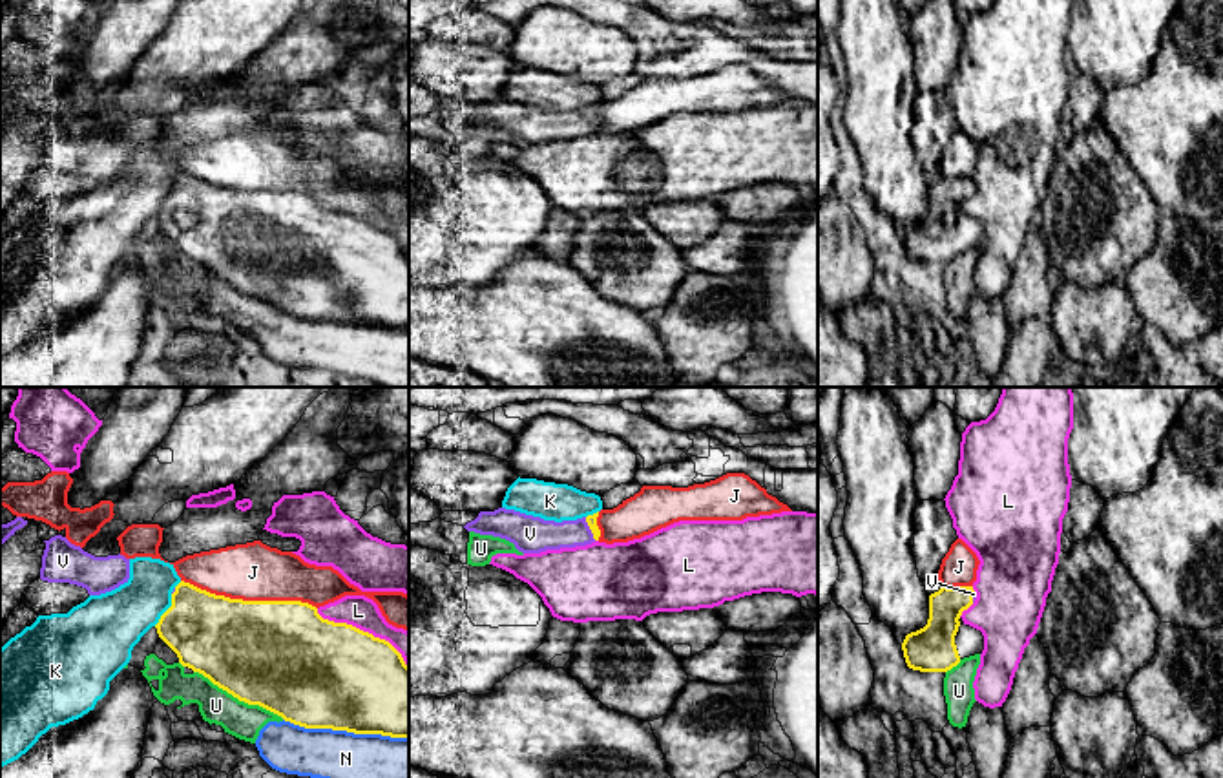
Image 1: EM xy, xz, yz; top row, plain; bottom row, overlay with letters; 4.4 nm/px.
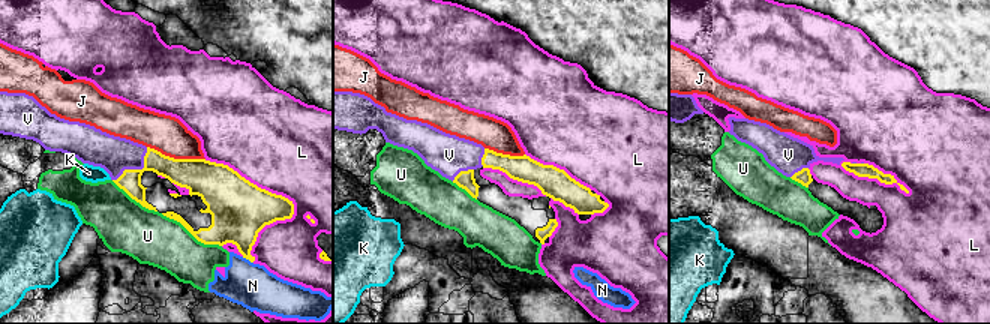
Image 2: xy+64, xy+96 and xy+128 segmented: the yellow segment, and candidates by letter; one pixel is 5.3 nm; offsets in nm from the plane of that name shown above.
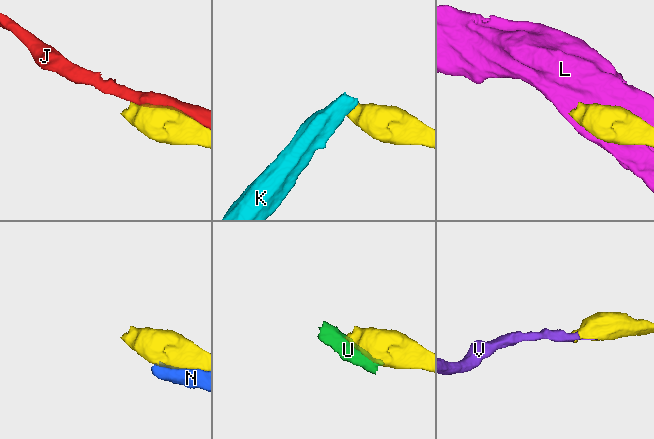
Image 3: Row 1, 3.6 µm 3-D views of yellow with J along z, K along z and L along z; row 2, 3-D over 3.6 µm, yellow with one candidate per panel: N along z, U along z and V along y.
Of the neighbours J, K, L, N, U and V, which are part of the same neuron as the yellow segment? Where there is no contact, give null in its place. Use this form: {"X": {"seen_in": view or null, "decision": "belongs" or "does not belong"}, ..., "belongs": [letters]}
{"J": {"seen_in": "xy", "decision": "does not belong"}, "K": {"seen_in": "xy", "decision": "does not belong"}, "L": {"seen_in": "xy", "decision": "does not belong"}, "N": {"seen_in": "xy", "decision": "does not belong"}, "U": {"seen_in": "xy", "decision": "does not belong"}, "V": {"seen_in": "xz", "decision": "belongs"}, "belongs": ["V"]}

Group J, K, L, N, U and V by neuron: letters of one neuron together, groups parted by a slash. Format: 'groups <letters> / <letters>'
groups J / K / L / N U / V

